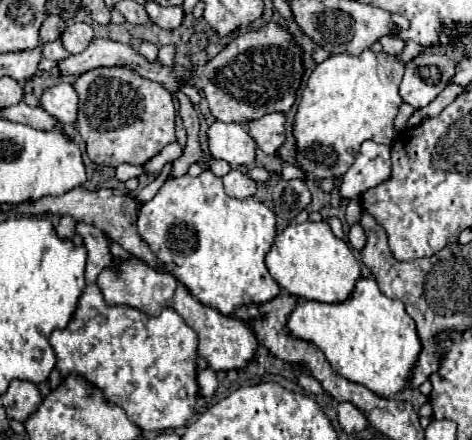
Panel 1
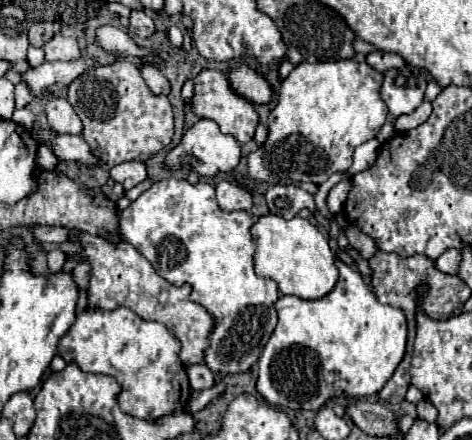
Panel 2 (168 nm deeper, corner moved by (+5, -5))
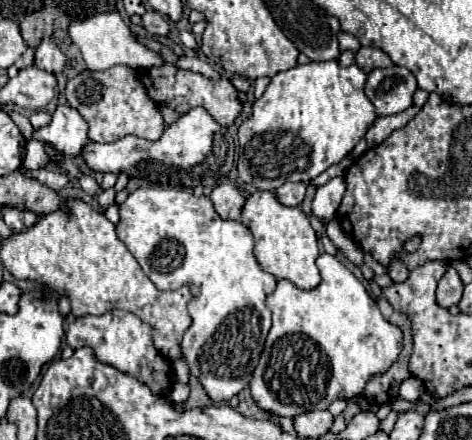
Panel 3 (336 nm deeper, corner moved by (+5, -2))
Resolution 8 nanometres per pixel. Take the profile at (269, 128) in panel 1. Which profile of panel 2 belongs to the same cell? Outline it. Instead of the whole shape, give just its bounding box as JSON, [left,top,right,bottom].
[190,70,258,144]

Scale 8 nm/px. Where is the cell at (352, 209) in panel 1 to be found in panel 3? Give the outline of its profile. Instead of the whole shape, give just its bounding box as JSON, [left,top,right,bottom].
[250,253,402,419]

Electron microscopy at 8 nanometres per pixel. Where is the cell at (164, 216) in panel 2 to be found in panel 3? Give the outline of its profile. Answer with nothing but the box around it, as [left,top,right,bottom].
[116,185,276,401]

